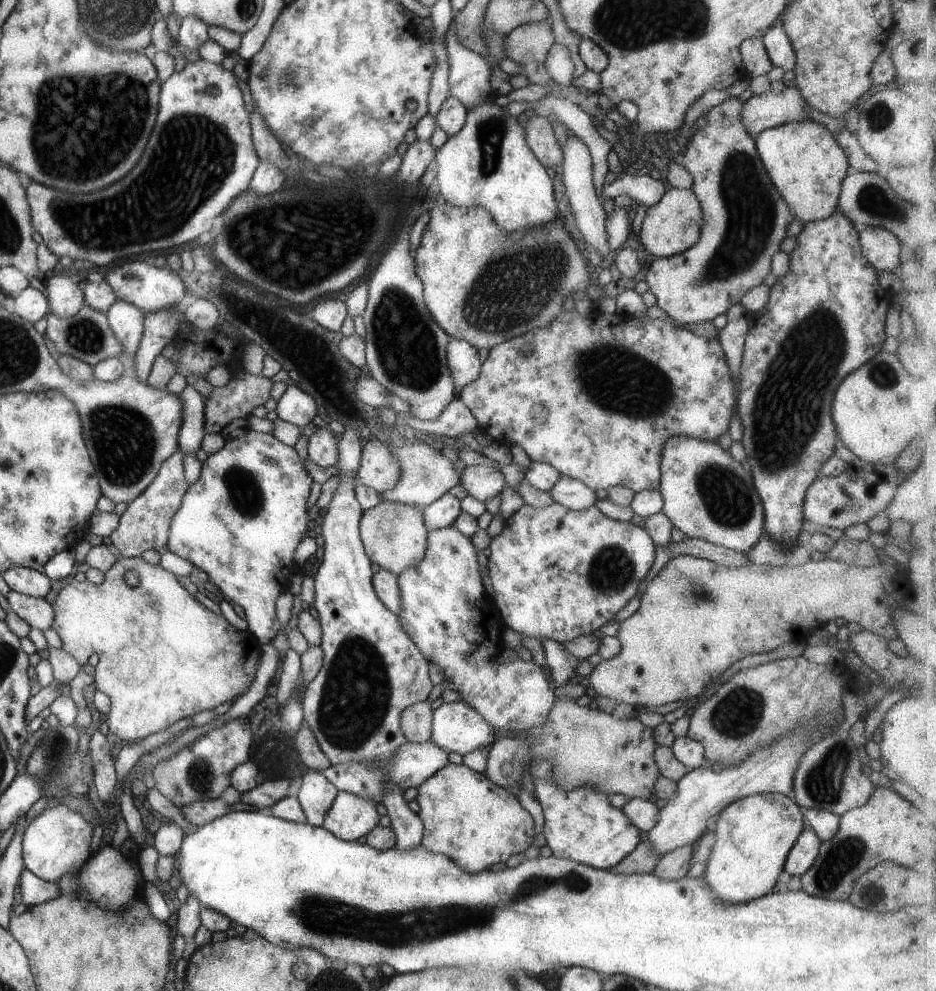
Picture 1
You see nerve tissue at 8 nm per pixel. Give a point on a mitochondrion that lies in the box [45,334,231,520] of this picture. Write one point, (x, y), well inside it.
(124, 439)

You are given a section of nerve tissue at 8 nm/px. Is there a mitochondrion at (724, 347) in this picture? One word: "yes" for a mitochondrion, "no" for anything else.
no

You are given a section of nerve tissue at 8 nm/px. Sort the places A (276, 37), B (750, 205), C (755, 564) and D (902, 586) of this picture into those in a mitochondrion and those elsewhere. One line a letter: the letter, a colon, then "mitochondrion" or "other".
A: other
B: mitochondrion
C: other
D: other

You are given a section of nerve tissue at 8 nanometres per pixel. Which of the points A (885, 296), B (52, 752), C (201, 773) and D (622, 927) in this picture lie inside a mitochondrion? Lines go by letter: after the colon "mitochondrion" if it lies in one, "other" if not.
A: other
B: mitochondrion
C: mitochondrion
D: other

